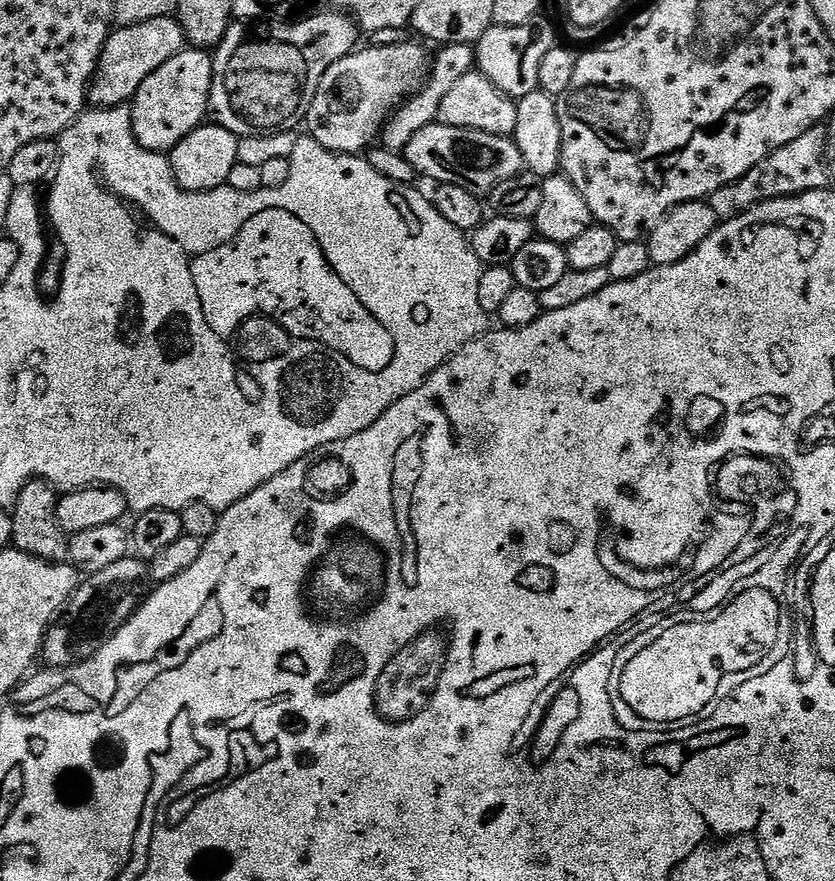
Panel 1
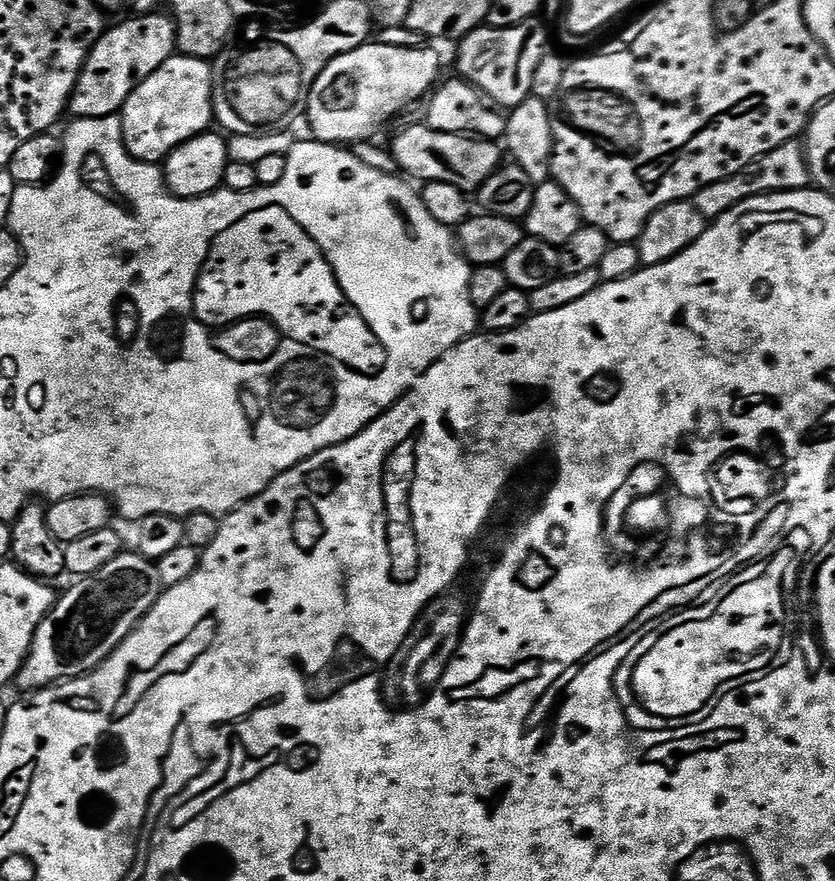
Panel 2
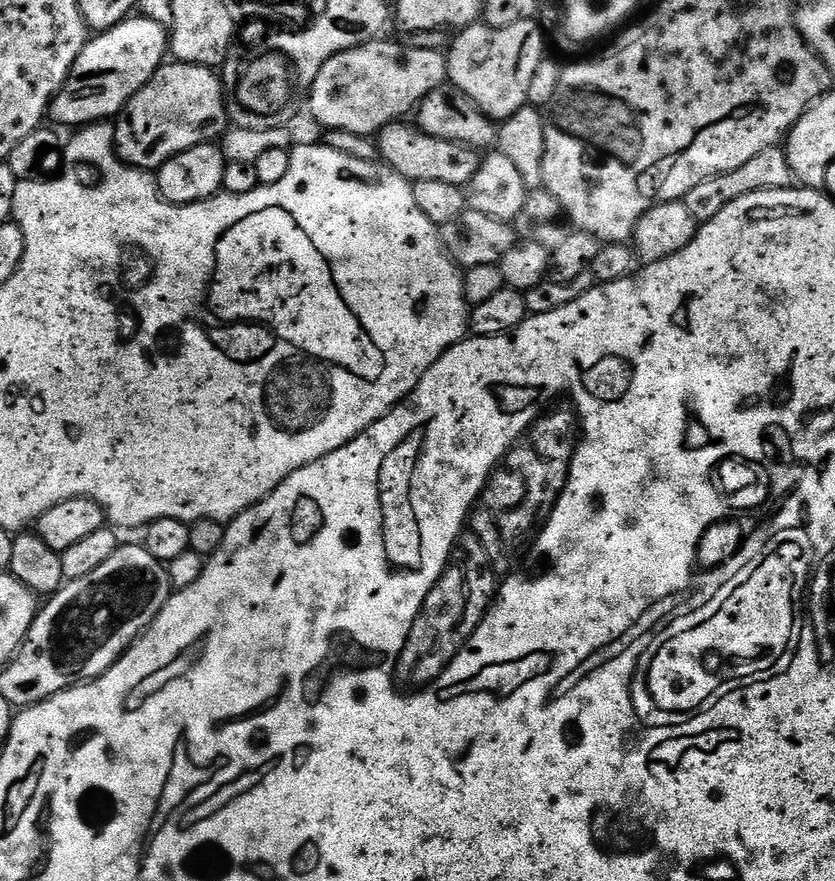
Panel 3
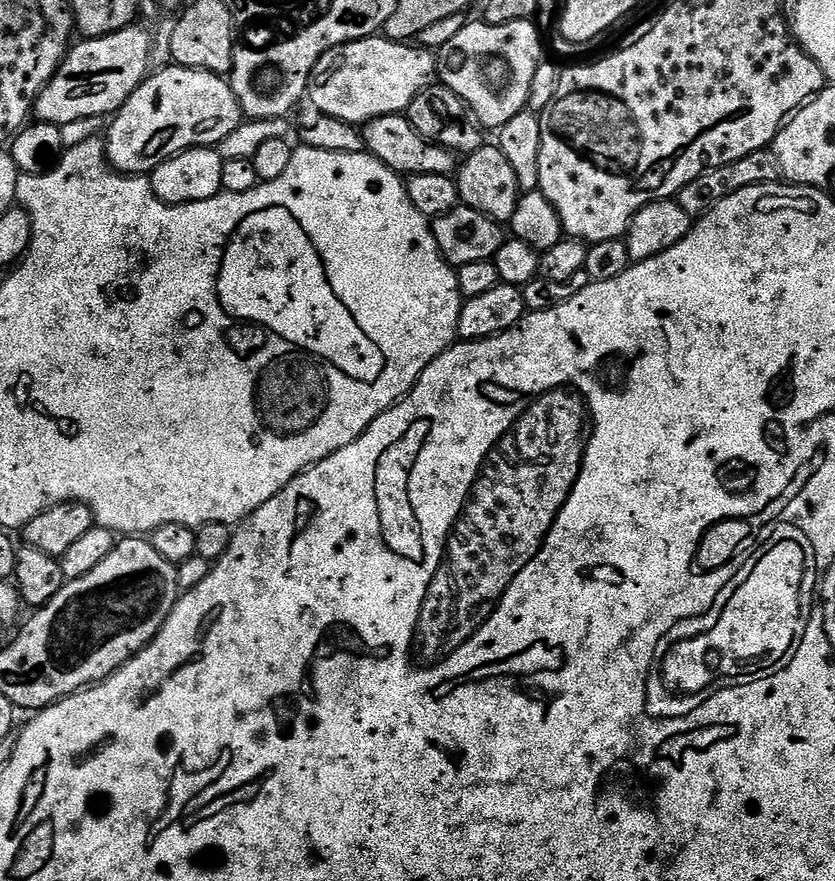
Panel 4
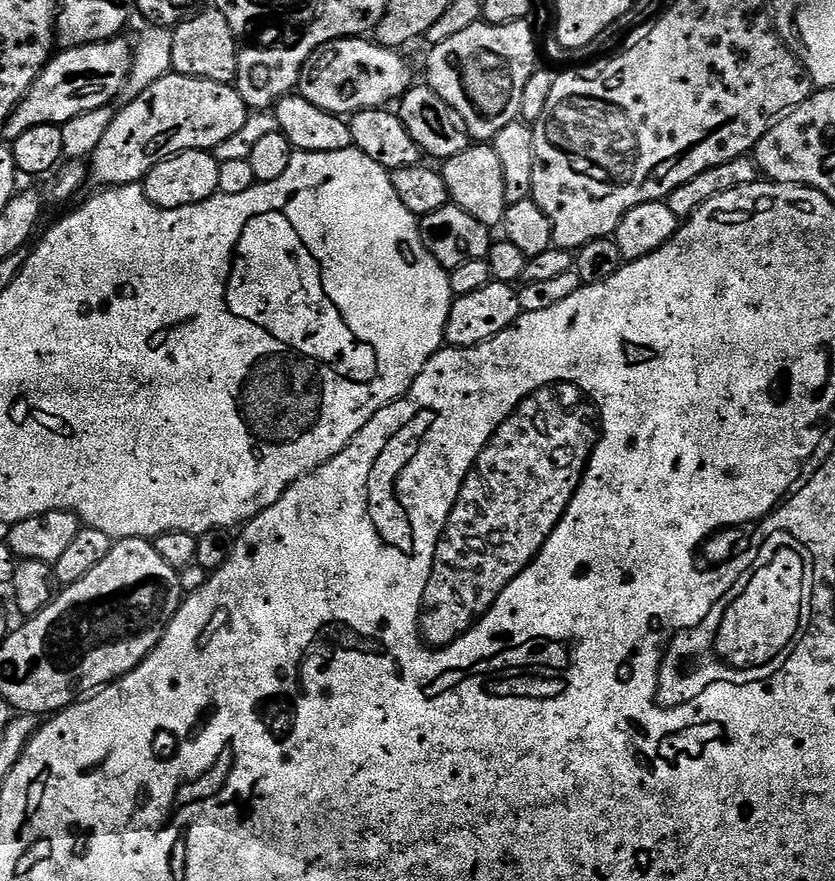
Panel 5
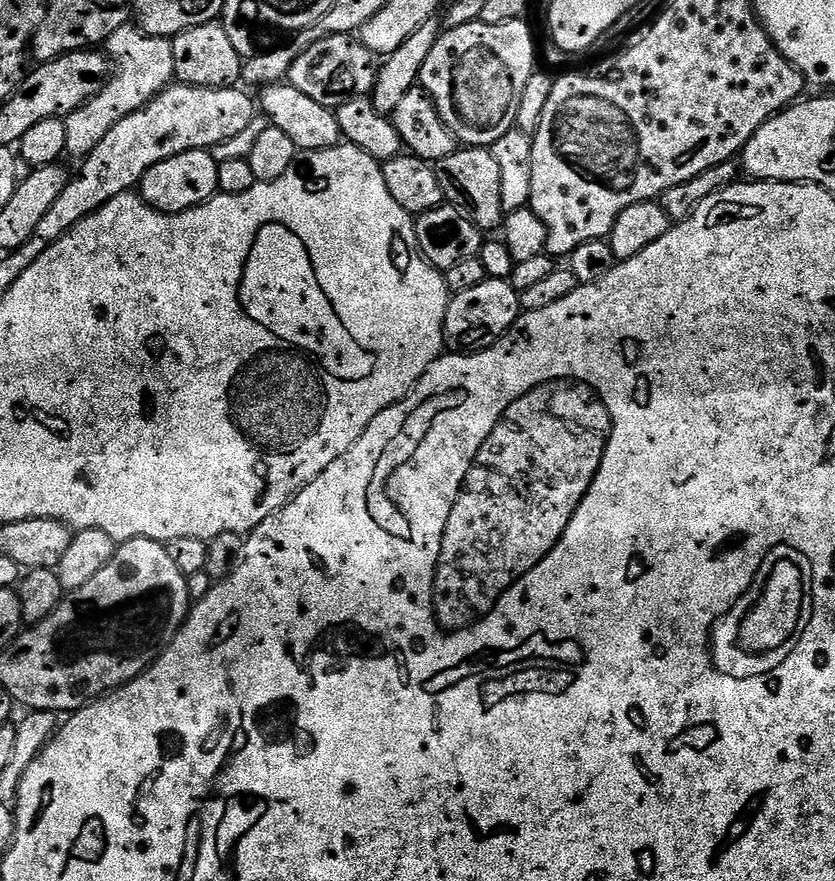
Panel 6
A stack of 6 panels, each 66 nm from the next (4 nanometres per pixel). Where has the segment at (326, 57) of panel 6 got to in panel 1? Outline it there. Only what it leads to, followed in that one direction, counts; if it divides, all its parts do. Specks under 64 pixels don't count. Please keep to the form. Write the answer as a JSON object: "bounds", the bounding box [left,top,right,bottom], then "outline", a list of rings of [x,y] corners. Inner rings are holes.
{"bounds":[306,42,430,155],"outline":[[[411,42],[398,46],[386,46],[373,48],[365,47],[359,49],[344,59],[340,59],[323,75],[315,92],[314,102],[306,117],[306,129],[309,137],[316,140],[325,148],[325,151],[338,152],[340,155],[351,155],[361,153],[362,148],[367,149],[374,141],[375,136],[381,133],[383,126],[392,113],[413,92],[423,87],[430,71],[430,54],[417,44]]]}

